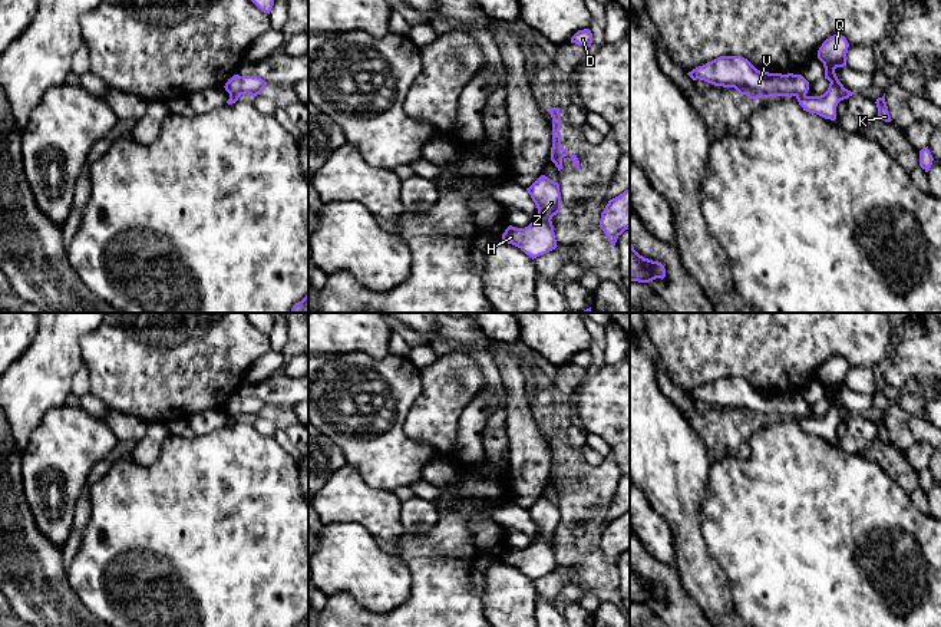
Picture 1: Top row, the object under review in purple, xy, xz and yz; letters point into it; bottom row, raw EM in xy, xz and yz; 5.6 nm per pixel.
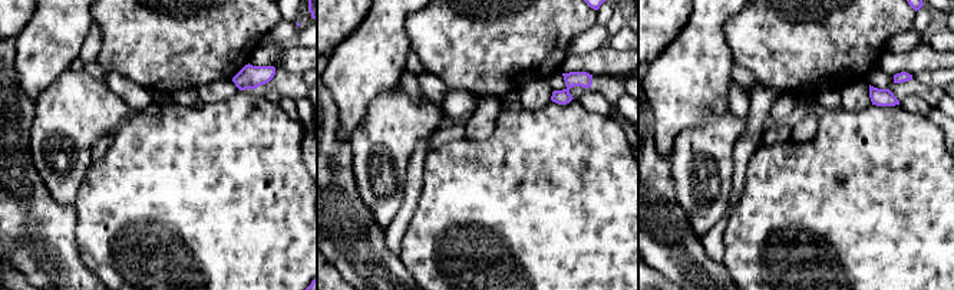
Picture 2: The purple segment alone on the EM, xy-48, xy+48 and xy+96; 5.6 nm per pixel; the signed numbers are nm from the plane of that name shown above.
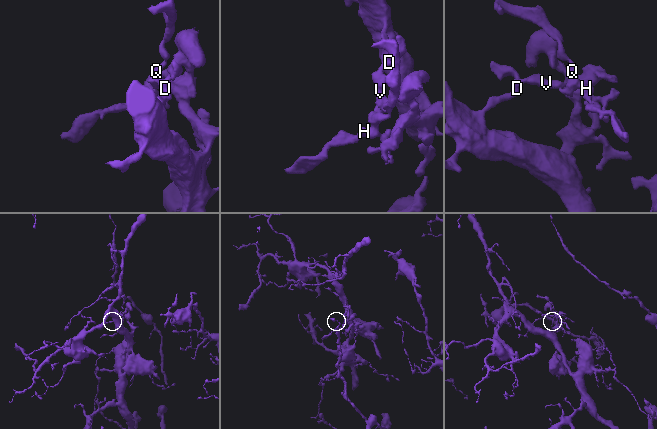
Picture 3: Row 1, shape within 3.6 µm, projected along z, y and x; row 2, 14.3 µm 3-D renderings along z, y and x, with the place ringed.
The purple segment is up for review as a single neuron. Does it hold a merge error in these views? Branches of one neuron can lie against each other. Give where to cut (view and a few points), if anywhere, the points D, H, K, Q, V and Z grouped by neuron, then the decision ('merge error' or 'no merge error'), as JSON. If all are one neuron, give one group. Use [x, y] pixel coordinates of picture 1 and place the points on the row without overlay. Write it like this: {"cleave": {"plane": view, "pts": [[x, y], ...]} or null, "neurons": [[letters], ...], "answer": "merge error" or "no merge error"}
{"cleave": {"plane": "yz", "pts": [[796, 416], [805, 418]]}, "neurons": [["D", "V"], ["H", "K", "Q", "Z"]], "answer": "merge error"}

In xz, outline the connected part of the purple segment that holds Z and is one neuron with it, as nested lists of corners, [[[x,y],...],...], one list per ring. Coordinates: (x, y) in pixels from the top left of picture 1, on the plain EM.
[[[545,496],[526,512],[538,529],[538,538],[525,550],[509,547],[502,555],[502,562],[521,570],[534,581],[558,568],[551,541],[562,531],[561,514],[559,505]]]

